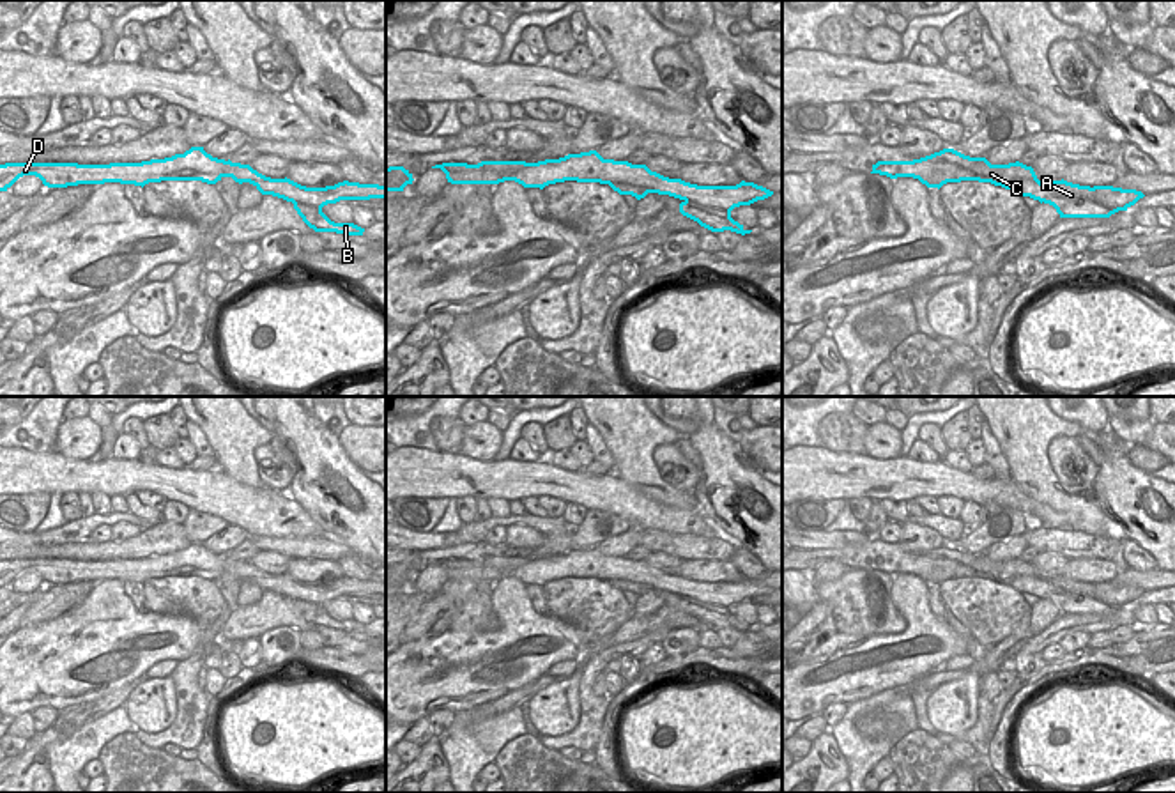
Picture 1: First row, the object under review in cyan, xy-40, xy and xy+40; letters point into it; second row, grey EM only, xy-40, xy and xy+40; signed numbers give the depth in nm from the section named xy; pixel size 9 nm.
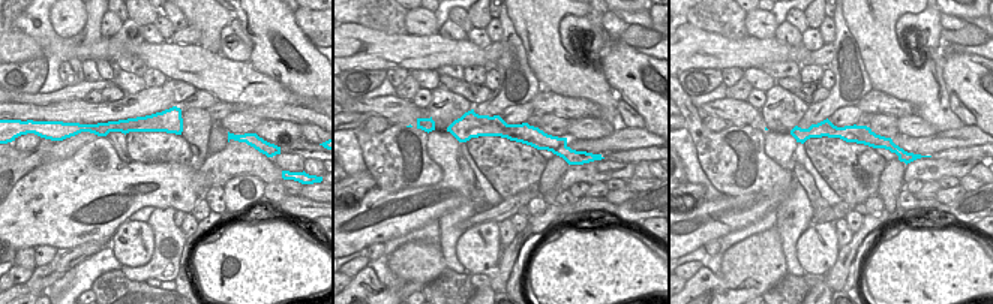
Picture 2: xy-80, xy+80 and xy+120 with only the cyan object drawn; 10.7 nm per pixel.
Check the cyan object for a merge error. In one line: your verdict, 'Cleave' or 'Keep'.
Cleave

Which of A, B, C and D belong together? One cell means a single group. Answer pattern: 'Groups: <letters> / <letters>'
Groups: A D / B C

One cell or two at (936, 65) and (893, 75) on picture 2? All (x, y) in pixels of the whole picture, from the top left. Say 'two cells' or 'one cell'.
one cell

